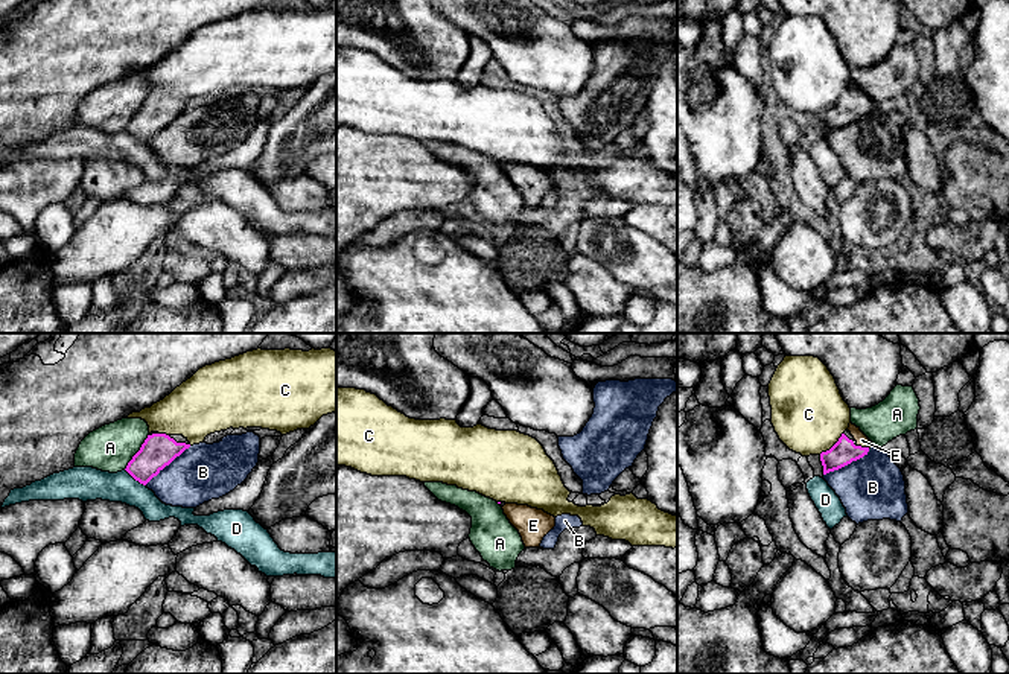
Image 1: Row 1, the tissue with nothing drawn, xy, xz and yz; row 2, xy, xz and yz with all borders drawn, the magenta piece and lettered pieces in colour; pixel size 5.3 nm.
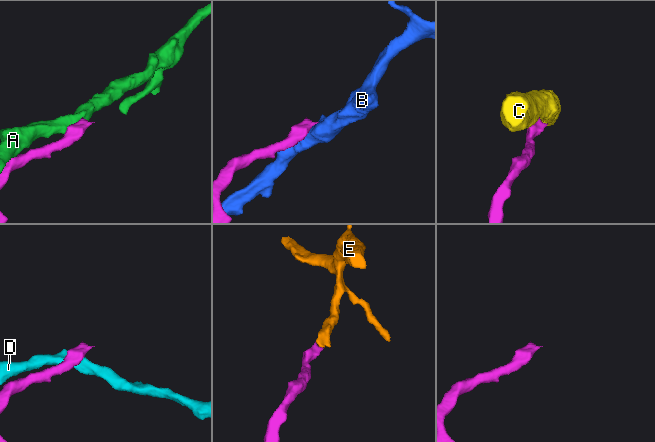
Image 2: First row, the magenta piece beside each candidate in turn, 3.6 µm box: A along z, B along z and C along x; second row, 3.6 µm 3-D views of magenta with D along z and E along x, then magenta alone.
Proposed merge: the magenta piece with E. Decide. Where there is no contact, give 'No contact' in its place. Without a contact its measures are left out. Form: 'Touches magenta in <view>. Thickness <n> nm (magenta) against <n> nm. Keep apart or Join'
Touches magenta in yz. Thickness 140 nm (magenta) against 70 nm. Join

